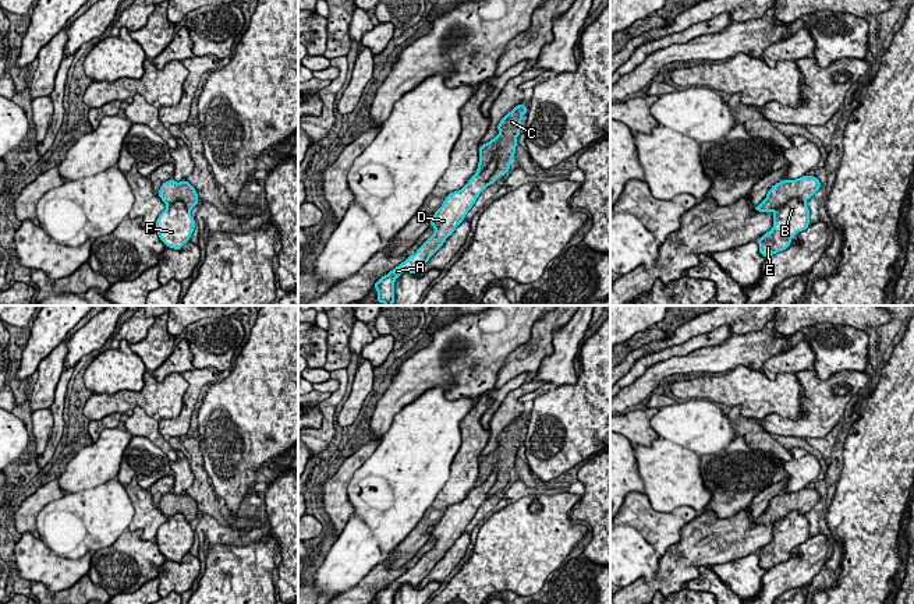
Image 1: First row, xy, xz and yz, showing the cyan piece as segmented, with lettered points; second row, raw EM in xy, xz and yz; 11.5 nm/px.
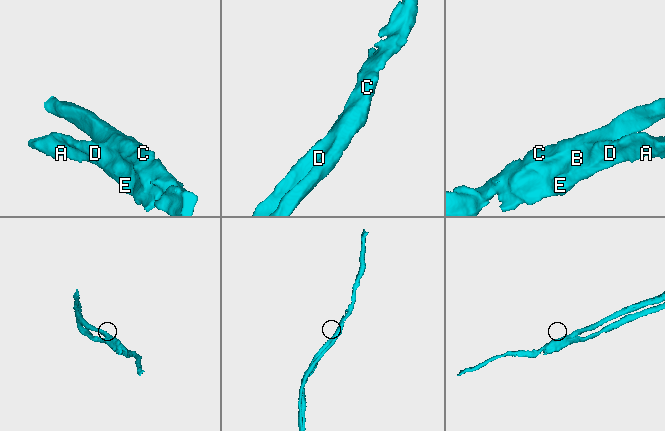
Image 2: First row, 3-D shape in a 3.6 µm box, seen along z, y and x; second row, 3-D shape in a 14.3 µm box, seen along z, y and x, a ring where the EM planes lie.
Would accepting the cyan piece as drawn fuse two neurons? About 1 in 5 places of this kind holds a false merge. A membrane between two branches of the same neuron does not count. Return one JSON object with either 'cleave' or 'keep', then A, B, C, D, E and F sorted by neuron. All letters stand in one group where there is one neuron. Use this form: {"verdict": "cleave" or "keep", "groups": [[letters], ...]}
{"verdict": "cleave", "groups": [["A", "B", "D", "E", "F"], ["C"]]}

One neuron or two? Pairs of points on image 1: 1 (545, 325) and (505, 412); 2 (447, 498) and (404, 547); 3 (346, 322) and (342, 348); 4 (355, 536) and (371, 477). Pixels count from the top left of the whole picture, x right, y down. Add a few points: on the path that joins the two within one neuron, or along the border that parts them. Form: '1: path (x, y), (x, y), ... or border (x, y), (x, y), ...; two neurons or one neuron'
1: border (531, 380), (512, 389), (493, 414); two neurons
2: path (435, 511), (415, 534); one neuron
3: path (342, 328), (342, 342); one neuron
4: border (353, 514), (367, 525), (378, 546); two neurons

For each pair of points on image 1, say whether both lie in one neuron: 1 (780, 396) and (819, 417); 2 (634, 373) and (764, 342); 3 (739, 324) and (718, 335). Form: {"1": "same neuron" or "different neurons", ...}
{"1": "different neurons", "2": "different neurons", "3": "different neurons"}

